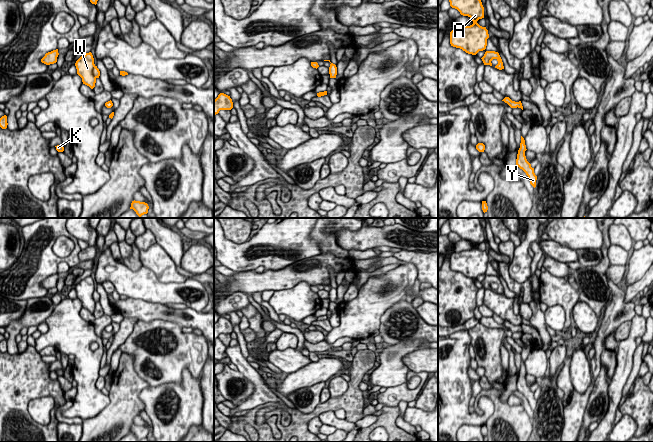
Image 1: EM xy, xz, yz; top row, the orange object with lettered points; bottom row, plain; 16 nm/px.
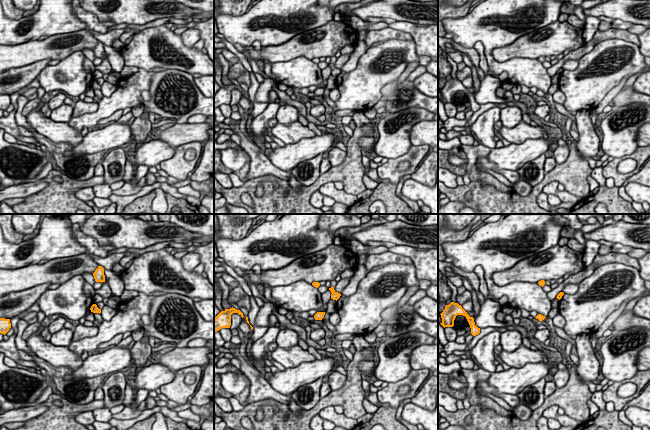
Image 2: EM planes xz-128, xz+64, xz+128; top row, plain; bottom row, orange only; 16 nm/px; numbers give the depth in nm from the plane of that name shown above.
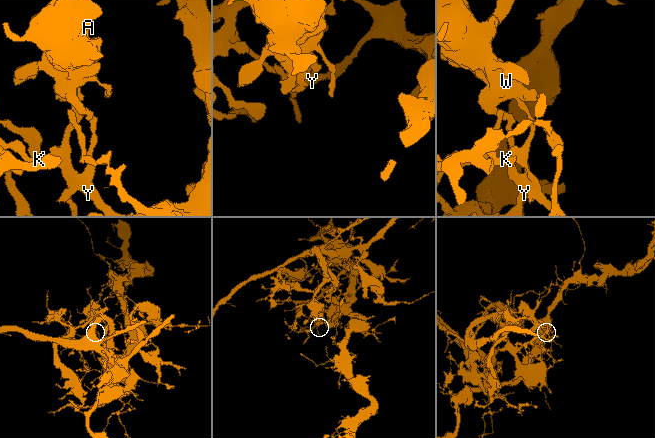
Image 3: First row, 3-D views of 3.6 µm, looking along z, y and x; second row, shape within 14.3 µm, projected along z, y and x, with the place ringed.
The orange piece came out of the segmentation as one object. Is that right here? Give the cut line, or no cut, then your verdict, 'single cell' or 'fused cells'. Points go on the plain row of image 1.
cut xz (336, 291), (335, 298), (331, 301); fused cells

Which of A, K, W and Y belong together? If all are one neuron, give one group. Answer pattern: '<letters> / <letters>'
A K W / Y

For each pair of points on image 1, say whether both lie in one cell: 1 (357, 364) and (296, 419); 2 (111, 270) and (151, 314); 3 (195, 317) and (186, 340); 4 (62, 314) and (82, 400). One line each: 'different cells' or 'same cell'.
1: same cell
2: different cells
3: different cells
4: same cell

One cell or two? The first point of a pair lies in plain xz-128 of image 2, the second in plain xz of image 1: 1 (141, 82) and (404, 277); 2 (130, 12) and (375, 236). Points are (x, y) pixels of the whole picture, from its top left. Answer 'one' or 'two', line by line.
1: one
2: one

